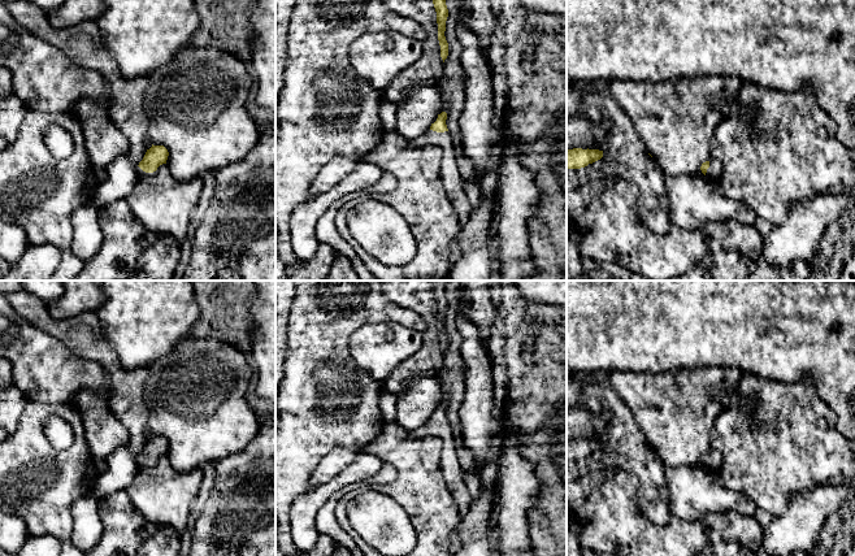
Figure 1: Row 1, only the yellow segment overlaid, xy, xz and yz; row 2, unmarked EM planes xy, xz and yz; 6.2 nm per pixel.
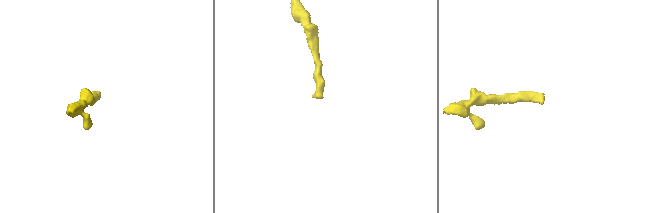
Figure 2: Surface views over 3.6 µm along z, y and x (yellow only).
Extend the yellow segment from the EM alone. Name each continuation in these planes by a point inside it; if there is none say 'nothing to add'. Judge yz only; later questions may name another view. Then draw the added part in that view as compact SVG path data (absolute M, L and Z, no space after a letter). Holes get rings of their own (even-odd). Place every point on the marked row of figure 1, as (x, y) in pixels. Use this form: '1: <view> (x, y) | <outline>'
1: yz (714, 172) | M711 158L706 177L711 179L719 179L721 177L721 173L722 173L722 164L717 158Z

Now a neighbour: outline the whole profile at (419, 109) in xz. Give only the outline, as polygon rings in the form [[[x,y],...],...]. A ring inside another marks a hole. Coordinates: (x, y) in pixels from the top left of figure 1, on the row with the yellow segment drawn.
[[[434,84],[413,87],[398,104],[396,131],[407,139],[424,135],[437,121],[440,95]]]

